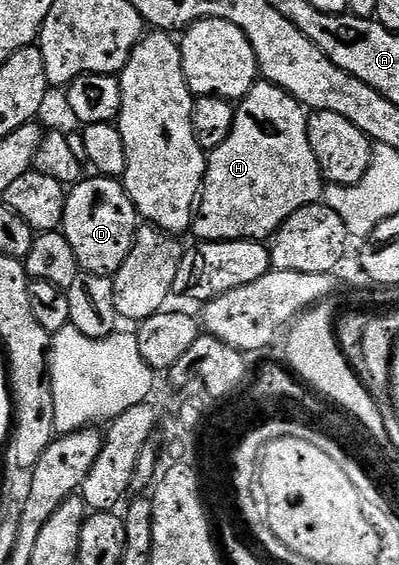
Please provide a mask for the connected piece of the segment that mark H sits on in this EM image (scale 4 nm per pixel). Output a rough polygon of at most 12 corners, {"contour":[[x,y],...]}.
{"contour":[[258,80],[208,155],[202,242],[272,239],[323,198],[309,114]]}

